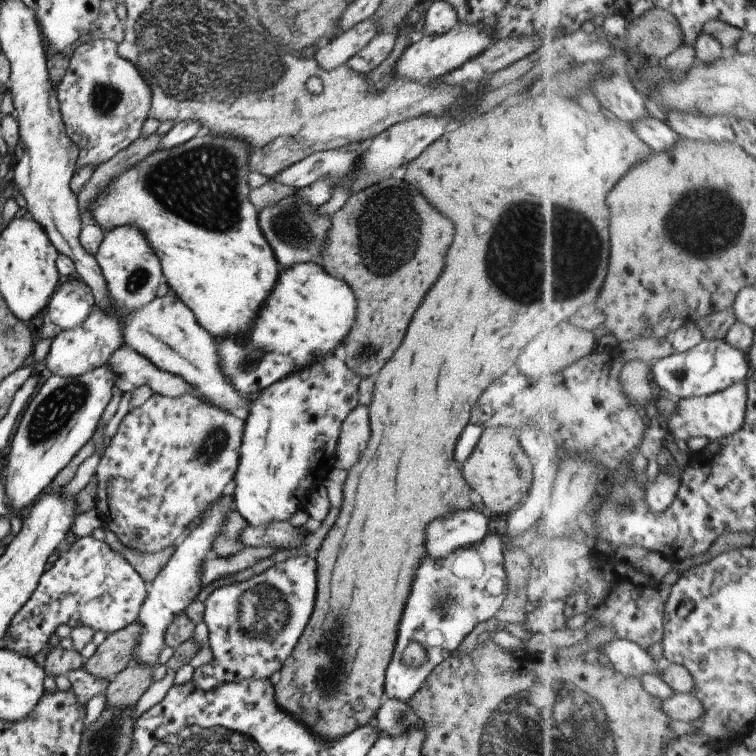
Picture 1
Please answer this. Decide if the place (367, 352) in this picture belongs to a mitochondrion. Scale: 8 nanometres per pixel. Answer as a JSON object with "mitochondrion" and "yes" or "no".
{"mitochondrion":"yes"}

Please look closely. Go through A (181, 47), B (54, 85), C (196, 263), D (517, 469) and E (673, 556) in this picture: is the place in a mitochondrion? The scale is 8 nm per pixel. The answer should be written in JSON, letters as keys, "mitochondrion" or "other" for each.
{"A":"mitochondrion","B":"other","C":"other","D":"mitochondrion","E":"other"}

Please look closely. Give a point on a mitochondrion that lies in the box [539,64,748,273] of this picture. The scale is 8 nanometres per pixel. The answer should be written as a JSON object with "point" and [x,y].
{"point":[707,222]}

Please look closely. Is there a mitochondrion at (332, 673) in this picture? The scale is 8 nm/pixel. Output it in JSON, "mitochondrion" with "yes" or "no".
{"mitochondrion":"yes"}

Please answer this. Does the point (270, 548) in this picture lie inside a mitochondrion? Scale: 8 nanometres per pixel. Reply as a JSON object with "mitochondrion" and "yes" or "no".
{"mitochondrion":"no"}

